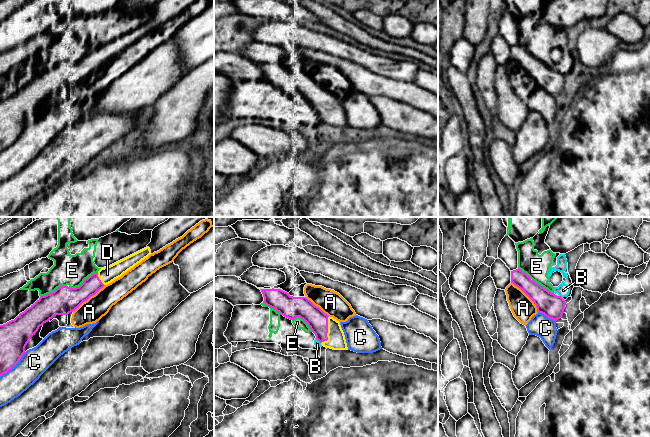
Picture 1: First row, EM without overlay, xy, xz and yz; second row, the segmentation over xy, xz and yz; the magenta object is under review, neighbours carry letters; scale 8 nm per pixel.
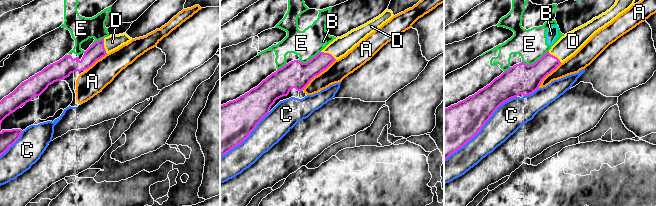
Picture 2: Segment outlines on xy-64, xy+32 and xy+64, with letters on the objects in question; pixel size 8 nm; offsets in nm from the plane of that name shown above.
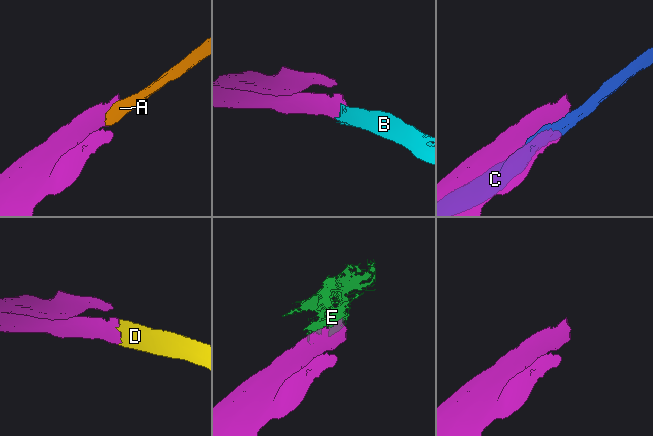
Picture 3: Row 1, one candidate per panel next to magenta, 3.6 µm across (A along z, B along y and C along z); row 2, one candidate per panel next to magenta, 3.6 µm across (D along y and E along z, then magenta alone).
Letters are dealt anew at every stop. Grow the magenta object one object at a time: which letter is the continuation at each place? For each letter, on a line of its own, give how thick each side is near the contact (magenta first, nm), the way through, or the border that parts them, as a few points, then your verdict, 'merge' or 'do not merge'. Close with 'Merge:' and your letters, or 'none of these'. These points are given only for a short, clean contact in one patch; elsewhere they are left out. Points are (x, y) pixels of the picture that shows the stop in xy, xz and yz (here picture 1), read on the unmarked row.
A: 220 nm thick on the magenta side, 190 nm on the other; border along xy (105, 61), (72, 87); do not merge
B: 190 nm thick on the magenta side, 110 nm on the other; border along yz (559, 71), (561, 73); do not merge
C: 240 nm thick on the magenta side, 220 nm on the other; do not merge
D: 170 nm thick on the magenta side, 140 nm on the other; merge
E: 190 nm thick on the magenta side, 200 nm on the other; do not merge
Merge: D

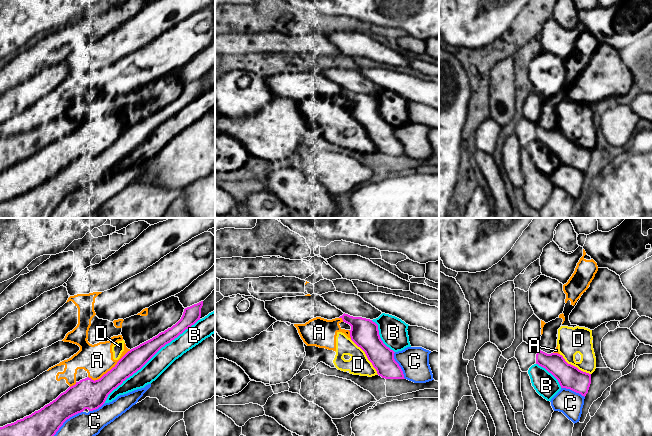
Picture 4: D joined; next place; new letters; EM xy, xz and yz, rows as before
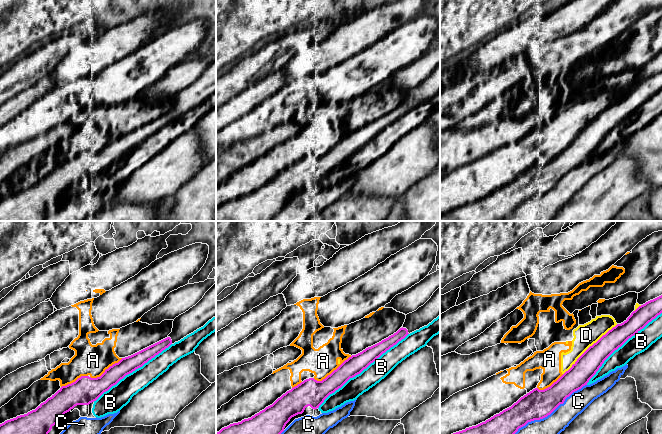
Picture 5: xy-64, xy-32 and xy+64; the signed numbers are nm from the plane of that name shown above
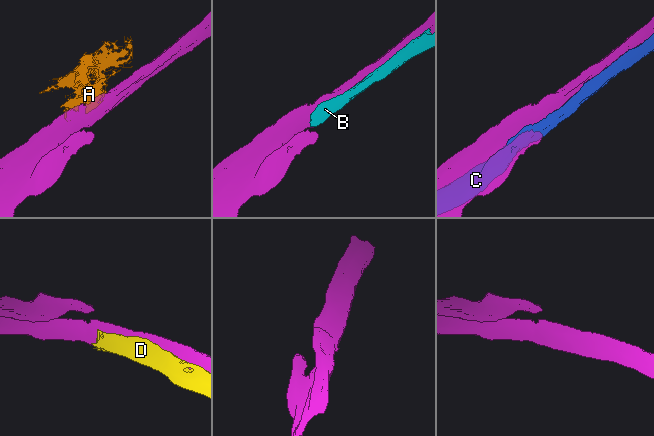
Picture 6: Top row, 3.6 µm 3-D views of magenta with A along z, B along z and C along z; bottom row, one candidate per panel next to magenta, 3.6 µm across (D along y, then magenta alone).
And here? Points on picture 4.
A: 240 nm thick on the magenta side, 240 nm on the other; do not merge
B: 170 nm thick on the magenta side, 150 nm on the other; do not merge
C: 280 nm thick on the magenta side, 280 nm on the other; do not merge
D: 220 nm thick on the magenta side, 170 nm on the other; do not merge
Merge: none of these

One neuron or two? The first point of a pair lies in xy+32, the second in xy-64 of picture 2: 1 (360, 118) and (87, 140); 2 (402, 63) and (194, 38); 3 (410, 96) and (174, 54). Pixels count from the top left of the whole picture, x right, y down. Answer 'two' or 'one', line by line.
1: one
2: two
3: two

